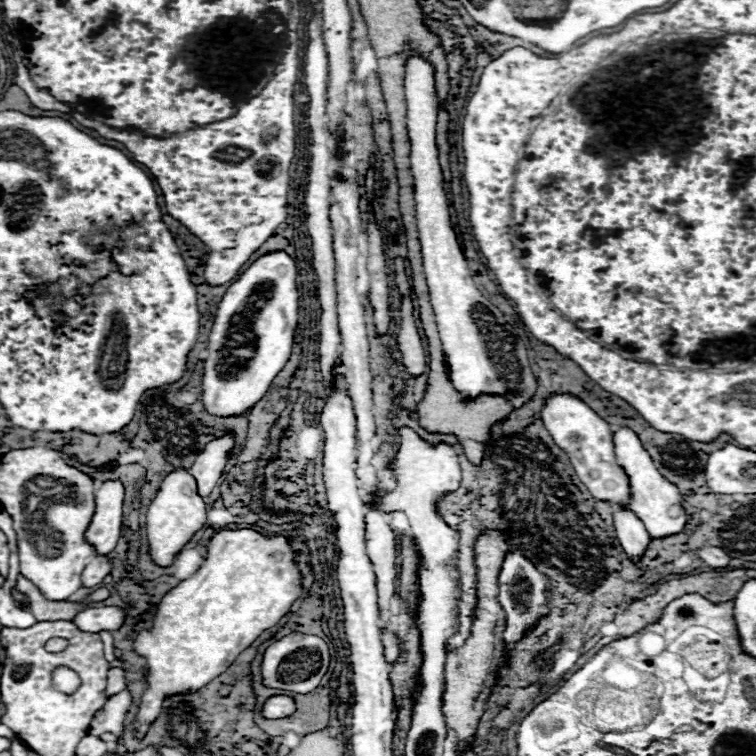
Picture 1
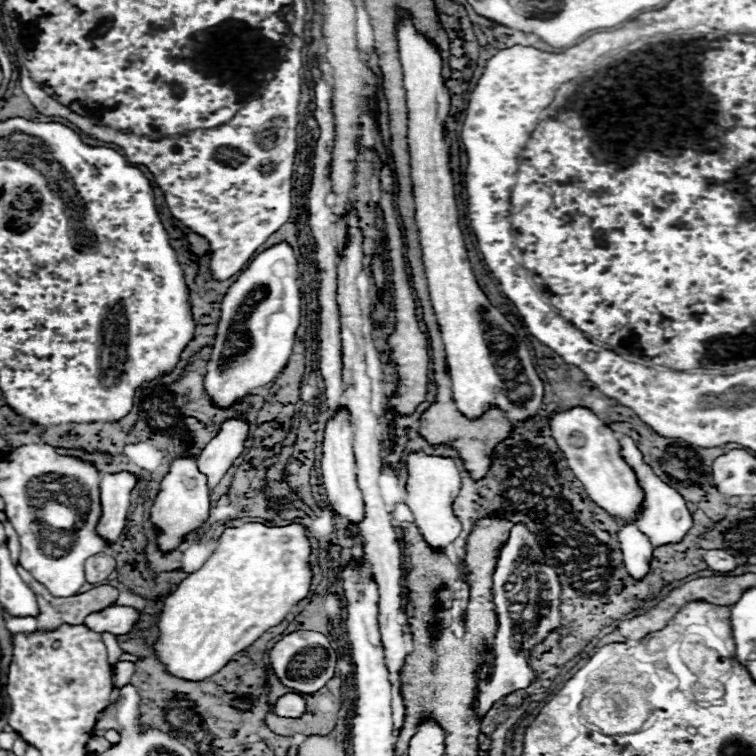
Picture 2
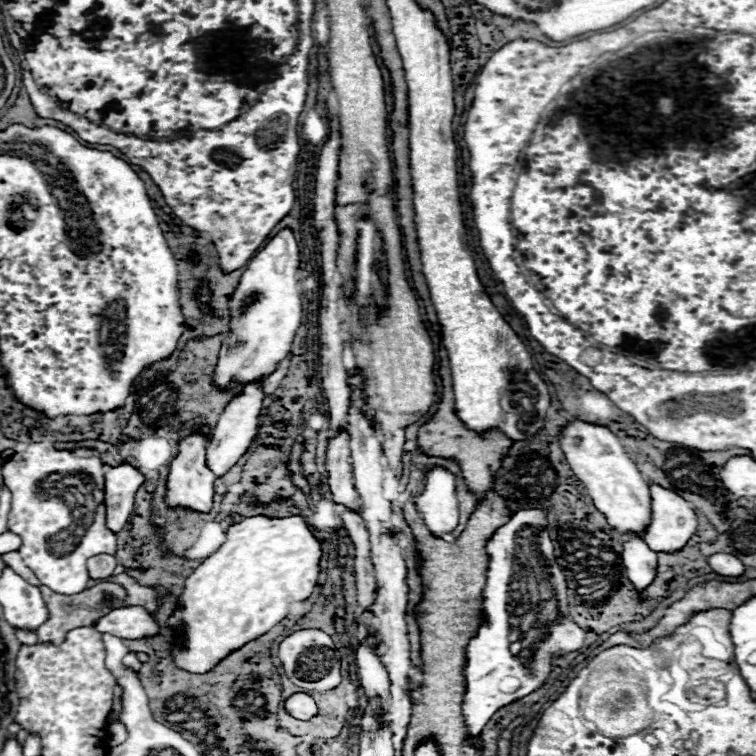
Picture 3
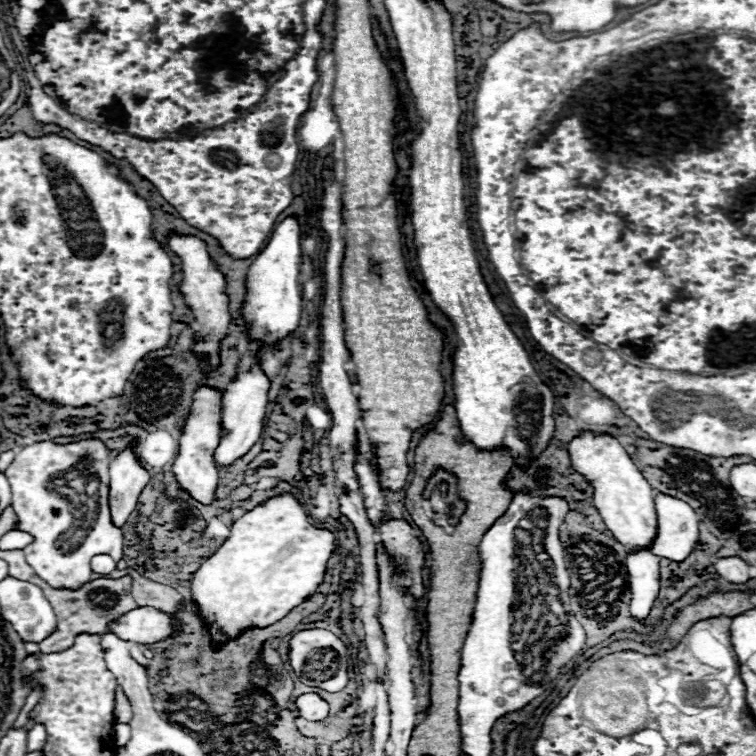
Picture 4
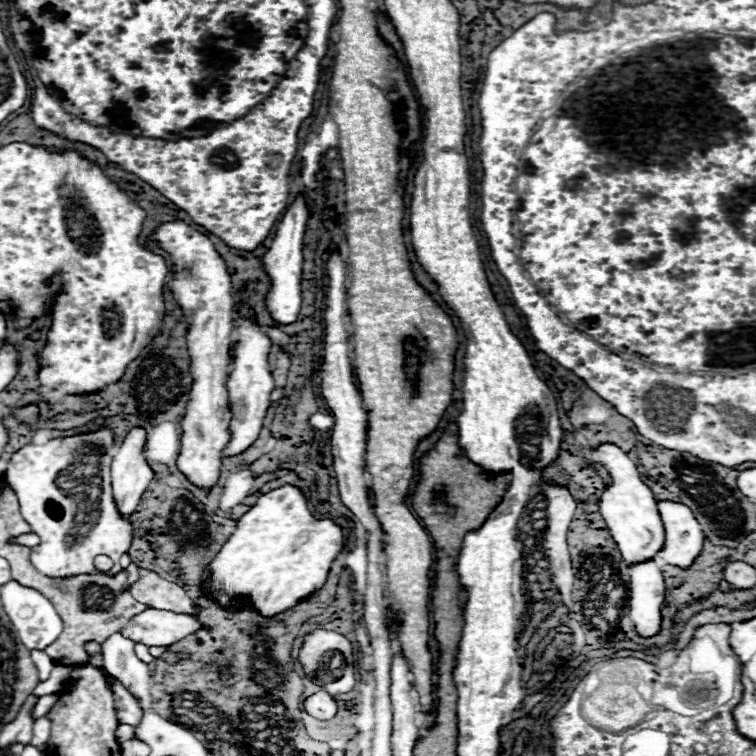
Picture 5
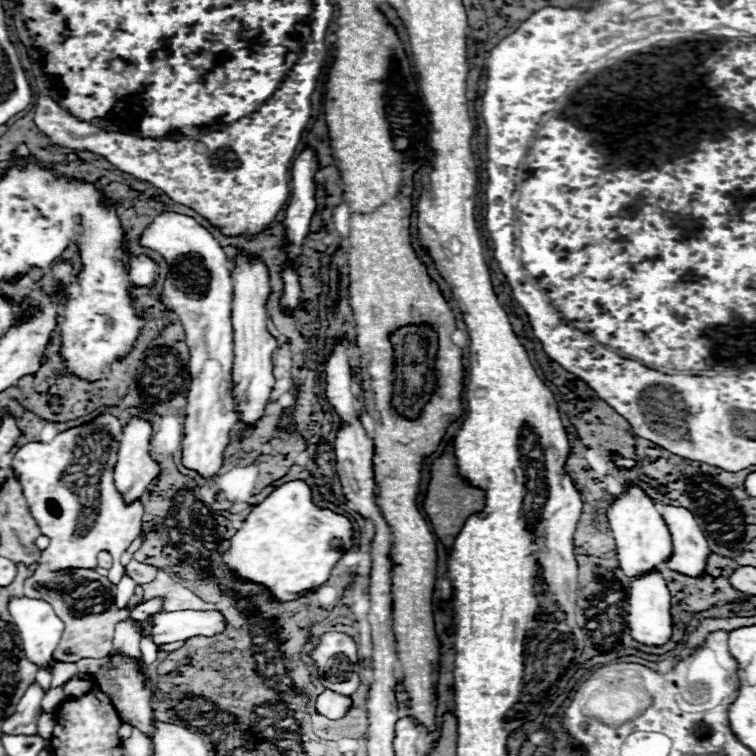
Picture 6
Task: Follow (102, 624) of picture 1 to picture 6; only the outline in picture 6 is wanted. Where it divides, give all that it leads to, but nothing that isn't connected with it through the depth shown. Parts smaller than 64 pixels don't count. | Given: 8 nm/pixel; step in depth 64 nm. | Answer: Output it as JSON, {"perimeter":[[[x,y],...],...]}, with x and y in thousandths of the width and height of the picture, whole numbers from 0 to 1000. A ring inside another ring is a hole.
{"perimeter":[[[286,807],[278,810],[214,810],[196,817],[196,823],[185,823],[188,841],[198,839],[201,847],[212,852],[225,852],[235,847],[246,847],[254,841],[283,841],[296,833],[296,815]]]}

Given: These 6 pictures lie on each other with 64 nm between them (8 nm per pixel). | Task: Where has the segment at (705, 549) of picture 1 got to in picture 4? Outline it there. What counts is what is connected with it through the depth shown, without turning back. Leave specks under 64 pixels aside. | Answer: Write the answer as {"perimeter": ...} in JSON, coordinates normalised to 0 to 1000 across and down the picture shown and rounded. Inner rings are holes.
{"perimeter":[[[974,735],[950,738],[950,741],[944,743],[944,751],[947,751],[947,757],[950,757],[955,765],[960,765],[960,767],[966,767],[966,770],[974,770],[974,772],[984,772],[984,770],[987,770],[989,765],[995,765],[995,759],[997,759],[997,751],[989,749],[984,741],[974,738]]]}

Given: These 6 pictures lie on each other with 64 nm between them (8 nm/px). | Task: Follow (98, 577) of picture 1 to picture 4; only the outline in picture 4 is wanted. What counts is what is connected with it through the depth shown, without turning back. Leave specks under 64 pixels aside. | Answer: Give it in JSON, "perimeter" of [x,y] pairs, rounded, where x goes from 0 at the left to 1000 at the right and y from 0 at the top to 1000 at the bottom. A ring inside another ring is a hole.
{"perimeter":[[[132,733],[132,735],[124,735],[119,741],[119,749],[122,749],[122,757],[138,762],[138,759],[146,759],[151,751],[153,751],[153,741],[148,735],[140,735],[140,733]]]}

